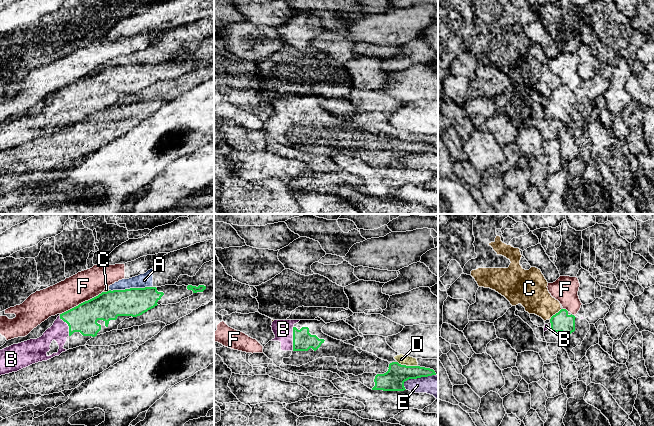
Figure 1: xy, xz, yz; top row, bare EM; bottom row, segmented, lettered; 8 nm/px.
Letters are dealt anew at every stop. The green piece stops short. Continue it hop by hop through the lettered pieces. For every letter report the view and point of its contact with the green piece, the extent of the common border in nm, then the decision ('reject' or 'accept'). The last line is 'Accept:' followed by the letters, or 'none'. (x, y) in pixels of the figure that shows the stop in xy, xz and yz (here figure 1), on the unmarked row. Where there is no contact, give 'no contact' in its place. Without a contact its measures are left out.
A: meets green in xy at (130, 64); contact 360 nm long; reject
B: meets green in xz at (293, 114); contact 200 nm long; accept
C: meets green in yz at (556, 89); contact 130 nm long; reject
D: meets green in xz at (407, 142); contact 170 nm long; reject
E: meets green in xz at (417, 153); contact 280 nm long; reject
F: meets green in xy at (81, 79); contact 400 nm long; reject
Accept: B

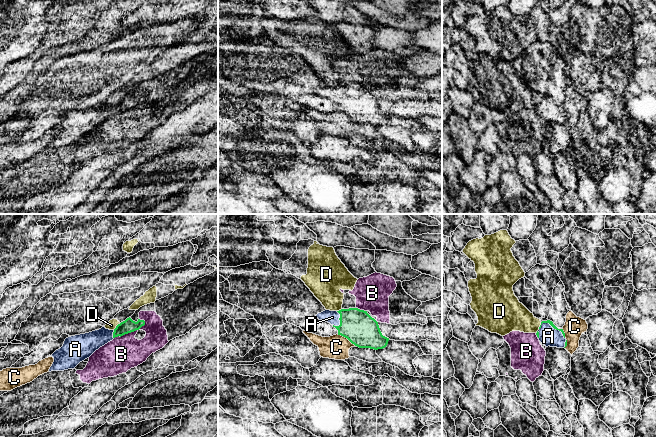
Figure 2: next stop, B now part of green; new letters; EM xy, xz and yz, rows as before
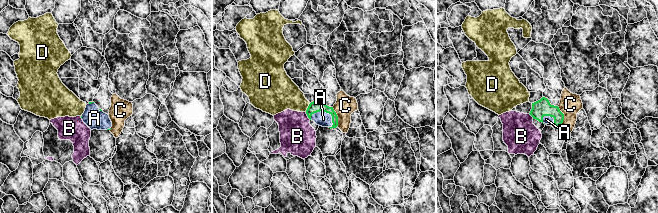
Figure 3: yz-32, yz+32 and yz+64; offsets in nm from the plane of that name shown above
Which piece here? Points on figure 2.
A: meets green in yz at (554, 104); contact 220 nm long; accept
B: meets green in xy at (130, 108); contact 300 nm long; reject
C: meets green in xz at (347, 114); contact 190 nm long; reject
D: meets green in xy at (116, 102); contact 80 nm long; reject
Accept: A

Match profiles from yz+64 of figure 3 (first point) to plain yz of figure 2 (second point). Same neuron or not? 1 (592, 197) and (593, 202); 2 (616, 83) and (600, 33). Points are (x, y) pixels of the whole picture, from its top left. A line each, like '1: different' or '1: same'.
1: same
2: same

